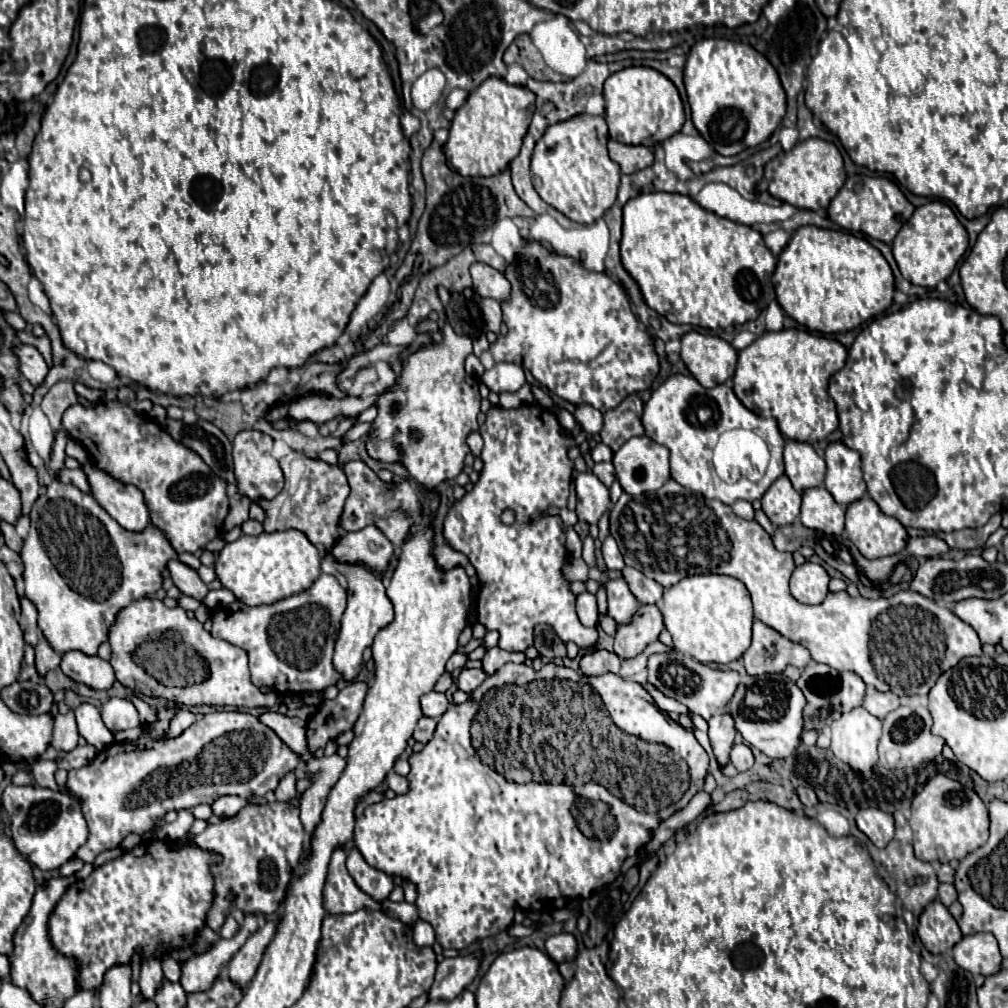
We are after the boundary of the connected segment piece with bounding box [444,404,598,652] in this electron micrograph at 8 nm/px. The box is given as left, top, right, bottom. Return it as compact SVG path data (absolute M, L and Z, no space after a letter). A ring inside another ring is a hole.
M538 404L518 408L492 406L486 414L486 422L480 426L480 434L484 438L484 448L480 454L484 468L480 478L474 488L454 504L444 520L446 542L454 550L468 556L482 582L478 590L478 622L482 622L488 630L498 630L498 646L508 652L524 652L528 646L532 646L532 630L536 624L550 624L564 644L576 642L582 650L594 646L598 632L596 628L586 628L580 624L574 610L576 596L570 592L570 586L562 576L562 564L566 560L566 536L562 530L562 520L560 516L544 516L550 506L566 508L570 474L574 468L574 462L568 458L568 448L574 446L574 436L564 432L552 410ZM506 508L516 512L514 526L506 526L500 520L500 514Z

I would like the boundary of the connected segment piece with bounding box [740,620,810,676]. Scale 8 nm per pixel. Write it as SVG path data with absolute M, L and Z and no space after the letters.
M756 620L752 628L752 644L740 660L746 672L752 676L774 674L782 672L788 664L804 668L810 662L810 652Z

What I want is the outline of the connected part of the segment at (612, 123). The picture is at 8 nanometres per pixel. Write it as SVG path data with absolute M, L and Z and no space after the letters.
M630 66L610 74L604 82L604 100L610 138L618 142L652 148L670 138L670 134L680 132L684 124L684 106L676 86L654 68Z

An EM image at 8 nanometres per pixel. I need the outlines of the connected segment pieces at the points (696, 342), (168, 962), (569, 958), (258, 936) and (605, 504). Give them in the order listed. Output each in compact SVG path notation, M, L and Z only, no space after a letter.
M690 330L680 342L680 358L702 386L714 388L734 376L738 352L726 340Z
M162 956L162 970L164 970L164 976L170 978L172 982L178 982L180 978L180 964L172 958L172 956Z
M562 932L562 934L554 934L546 940L546 952L548 956L562 964L562 962L570 962L574 964L576 960L576 950L578 950L578 944L576 944L576 938L568 932Z
M278 918L274 920L268 920L264 926L260 926L248 940L246 944L232 956L230 964L228 964L228 976L238 982L242 988L248 986L248 982L254 978L258 966L260 966L260 960L262 960L262 954L266 950L266 946L272 942L274 934L276 934L276 928L278 928Z
M588 472L578 474L576 496L578 496L576 516L580 522L596 524L600 520L600 516L610 508L608 488L594 474L588 474Z

